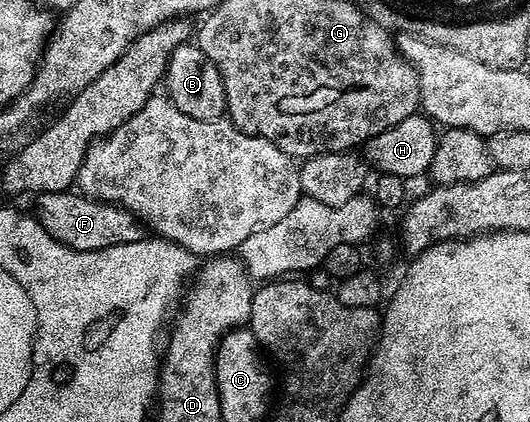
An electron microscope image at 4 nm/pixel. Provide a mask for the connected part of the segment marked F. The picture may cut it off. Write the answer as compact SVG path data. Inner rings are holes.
M71 189L37 194L34 202L34 217L38 224L42 224L42 228L46 228L50 236L54 236L54 240L75 250L101 250L127 242L145 241L144 223L129 210L123 210L121 206L112 206L108 202L98 201L97 198L87 198L85 194L73 192Z

